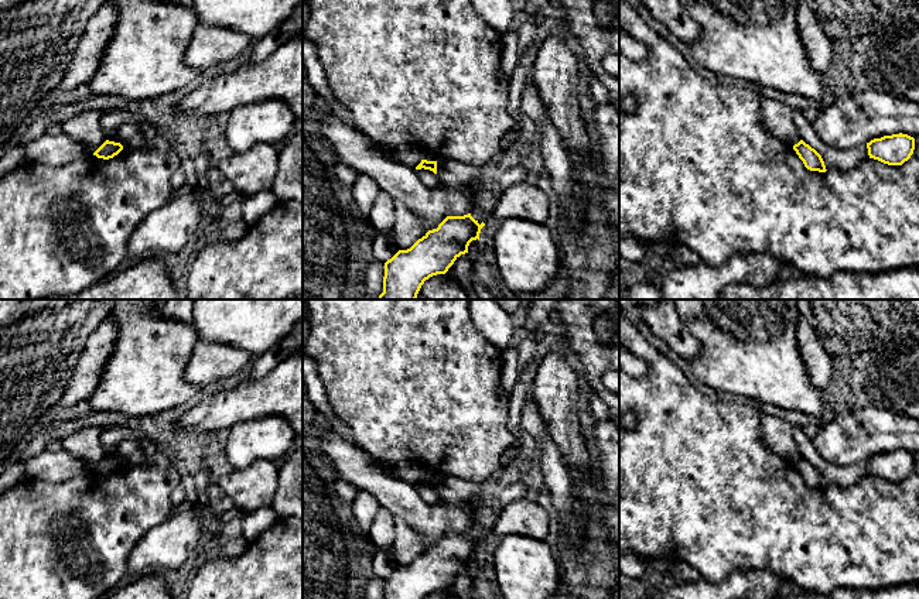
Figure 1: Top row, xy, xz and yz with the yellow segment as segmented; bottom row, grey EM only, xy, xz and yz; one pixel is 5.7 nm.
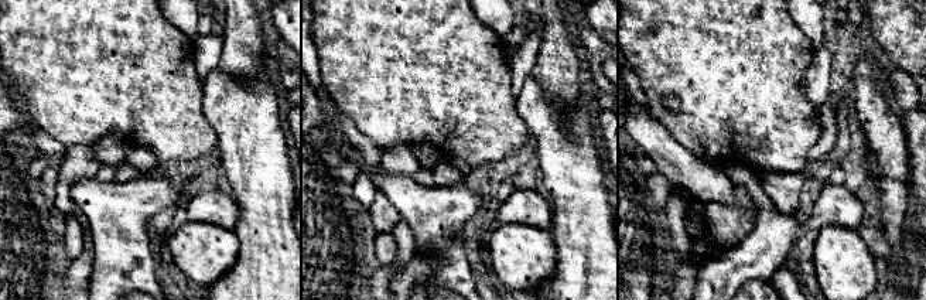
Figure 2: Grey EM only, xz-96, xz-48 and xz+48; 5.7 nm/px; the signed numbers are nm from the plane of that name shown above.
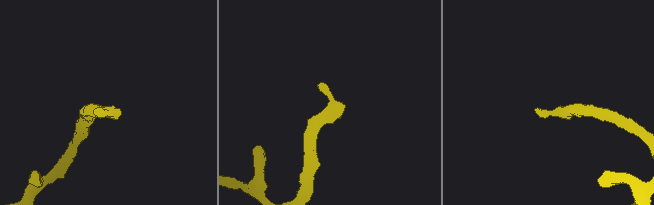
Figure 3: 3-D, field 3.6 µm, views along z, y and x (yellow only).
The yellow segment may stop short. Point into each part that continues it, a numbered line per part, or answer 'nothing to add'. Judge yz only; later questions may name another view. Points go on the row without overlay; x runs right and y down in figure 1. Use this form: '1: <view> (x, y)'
nothing to add

